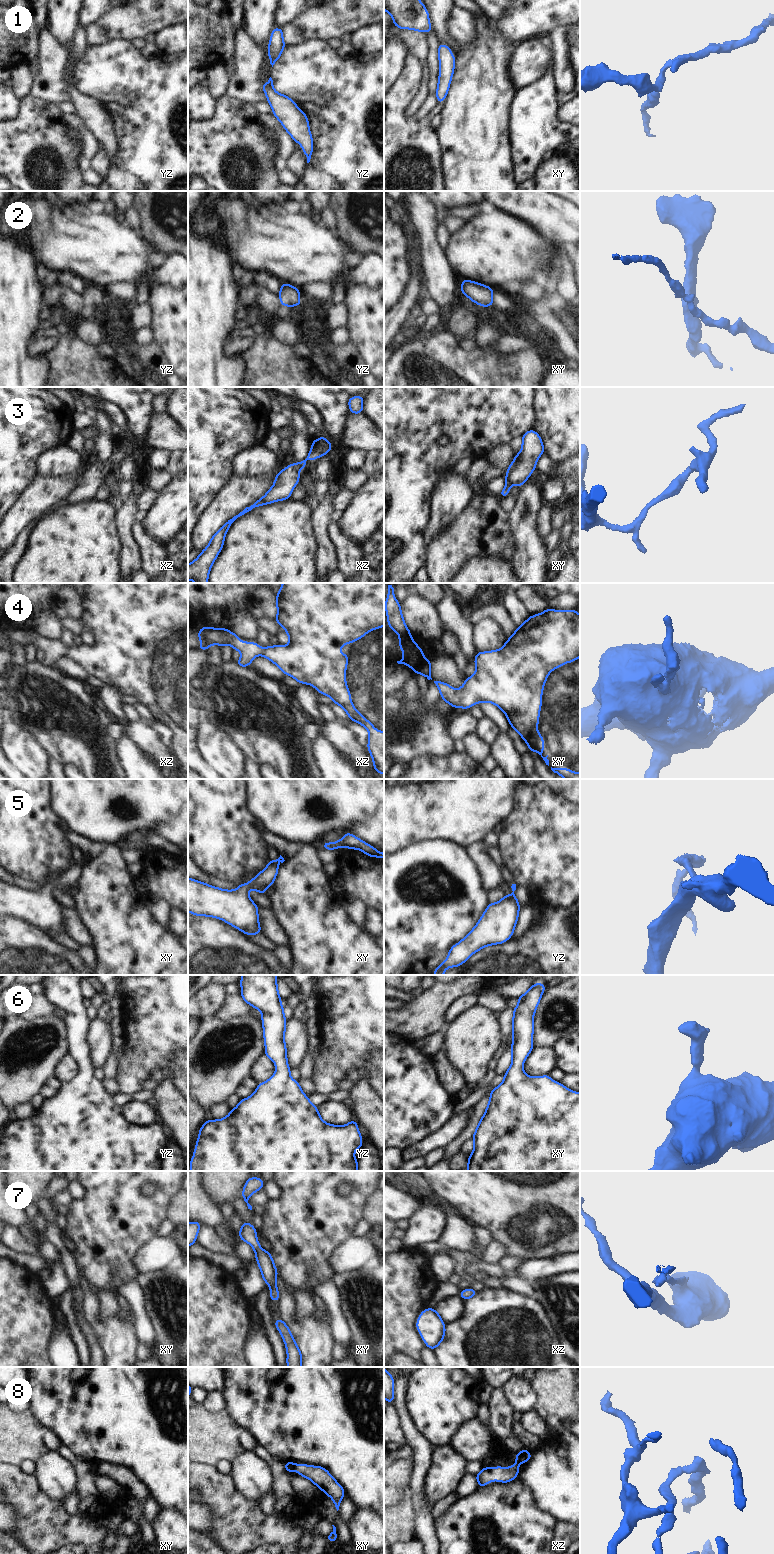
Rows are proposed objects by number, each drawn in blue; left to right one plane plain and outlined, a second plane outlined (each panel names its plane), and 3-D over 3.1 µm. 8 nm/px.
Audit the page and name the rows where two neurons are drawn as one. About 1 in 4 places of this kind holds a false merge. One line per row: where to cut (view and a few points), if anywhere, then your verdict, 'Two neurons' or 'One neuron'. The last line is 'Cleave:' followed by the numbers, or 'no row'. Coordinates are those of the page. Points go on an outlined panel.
1: No split. One neuron
2: No split. One neuron
3: No split. One neuron
4: No split. One neuron
5: No split. One neuron
6: No split. One neuron
7: No split. One neuron
8: No split. One neuron
Cleave: no row

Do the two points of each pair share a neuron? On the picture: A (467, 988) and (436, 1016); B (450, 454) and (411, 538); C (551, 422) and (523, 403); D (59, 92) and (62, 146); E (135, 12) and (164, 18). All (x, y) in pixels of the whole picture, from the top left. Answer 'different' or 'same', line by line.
A: same
B: same
C: different
D: different
E: same

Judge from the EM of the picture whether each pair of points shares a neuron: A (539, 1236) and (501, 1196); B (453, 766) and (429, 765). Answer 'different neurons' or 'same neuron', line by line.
A: same neuron
B: same neuron

